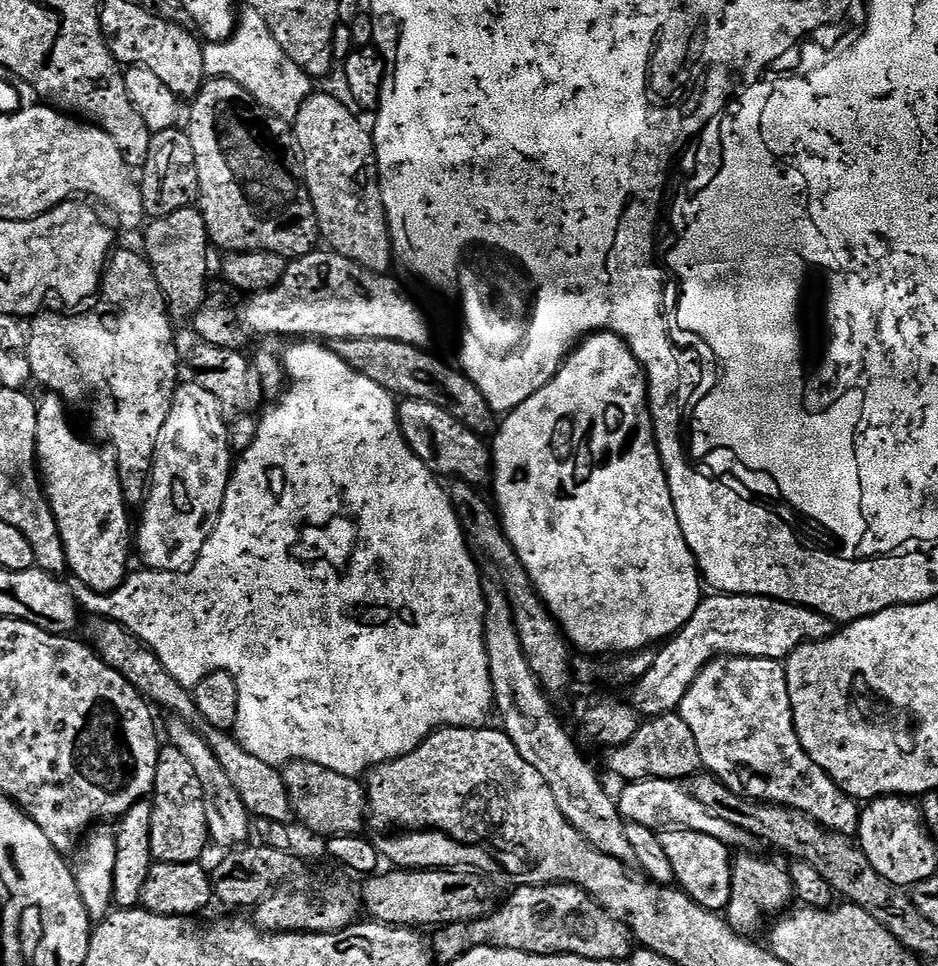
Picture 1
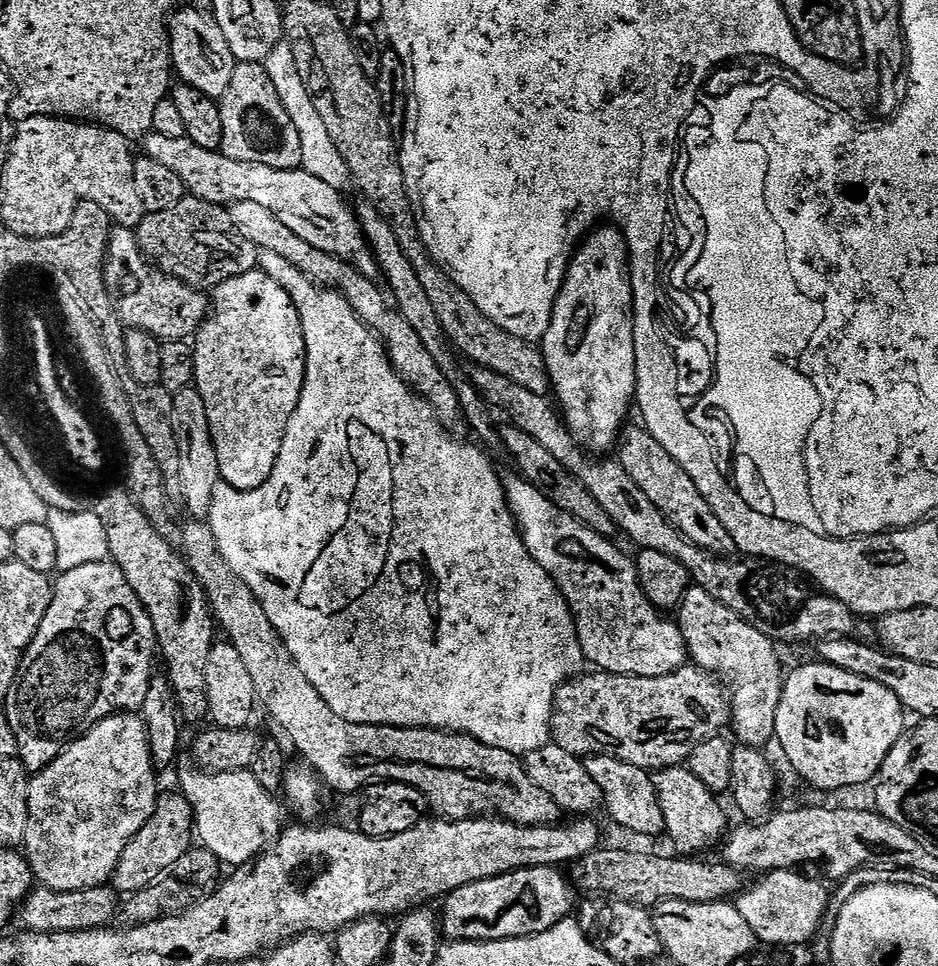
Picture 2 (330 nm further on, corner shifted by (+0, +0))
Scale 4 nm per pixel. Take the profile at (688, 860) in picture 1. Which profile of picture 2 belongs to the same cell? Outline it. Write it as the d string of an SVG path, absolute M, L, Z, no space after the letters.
M590 756L584 760L586 770L590 770L590 778L598 784L598 790L604 795L604 808L612 815L616 824L621 824L628 832L636 836L665 835L662 806L658 802L658 794L654 790L649 769L630 766L630 762L622 762L609 756Z

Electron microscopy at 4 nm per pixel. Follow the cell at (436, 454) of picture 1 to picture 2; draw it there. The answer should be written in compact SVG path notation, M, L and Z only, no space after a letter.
M505 475L503 482L508 509L516 520L522 542L526 550L530 550L530 558L534 558L534 562L538 562L538 566L542 566L542 570L546 570L546 574L550 574L550 578L554 578L554 582L560 587L560 593L564 595L572 611L584 659L593 669L623 676L658 678L676 672L689 663L688 644L684 641L679 623L675 619L667 620L664 617L667 615L653 606L640 585L631 555L627 556L618 545L612 544L616 542L609 537L582 526L578 518L570 518L566 510L558 510L558 506L554 506L554 502L550 502L550 498L542 494L542 490L535 488L523 476Z

